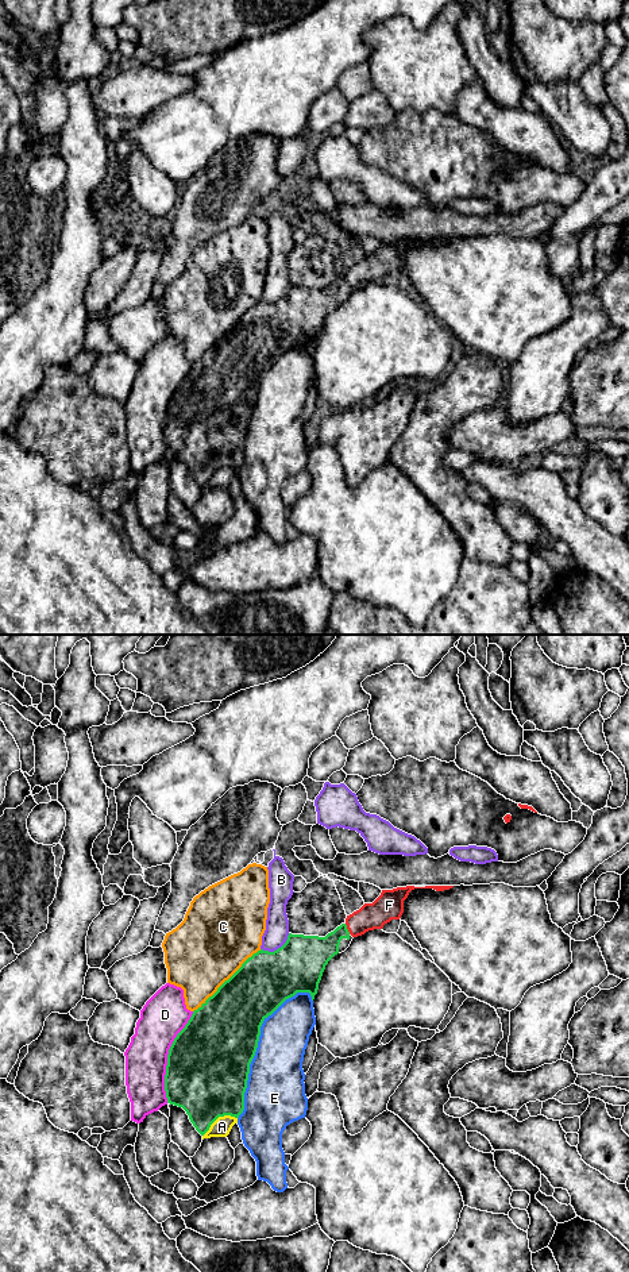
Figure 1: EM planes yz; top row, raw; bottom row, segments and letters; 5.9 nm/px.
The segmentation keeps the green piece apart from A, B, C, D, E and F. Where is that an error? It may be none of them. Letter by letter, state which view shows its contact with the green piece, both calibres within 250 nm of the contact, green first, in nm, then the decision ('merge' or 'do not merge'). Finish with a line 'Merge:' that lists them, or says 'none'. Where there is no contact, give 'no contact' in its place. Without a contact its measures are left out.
A: meets green in yz; 480 nm thick on the green side, 110 nm on the other; do not merge
B: meets green in yz; 340 nm thick on the green side, 140 nm on the other; do not merge
C: meets green in yz; 380 nm thick on the green side, 440 nm on the other; do not merge
D: meets green in yz; 500 nm thick on the green side, 260 nm on the other; do not merge
E: meets green in yz; 460 nm thick on the green side, 340 nm on the other; do not merge
F: meets green in yz; 200 nm thick on the green side, 160 nm on the other; merge
Merge: F

